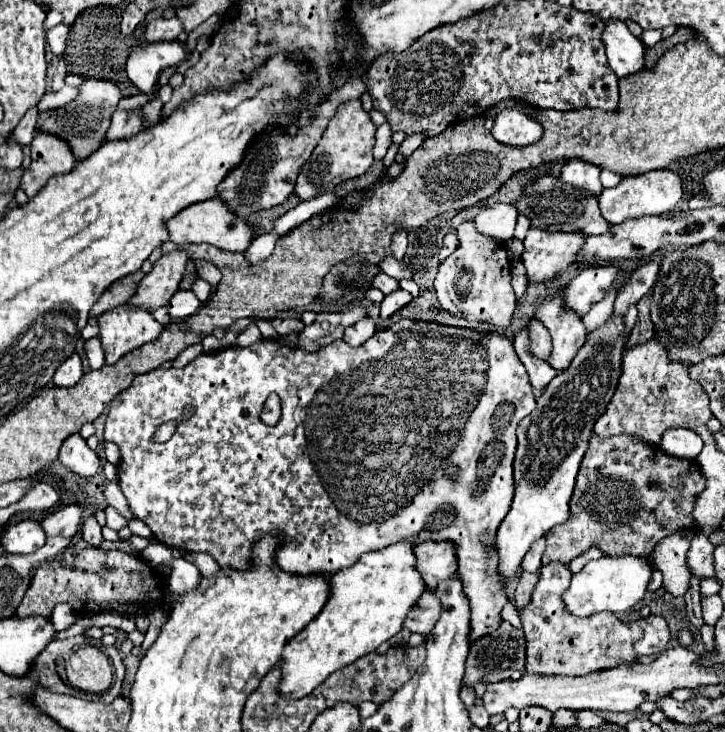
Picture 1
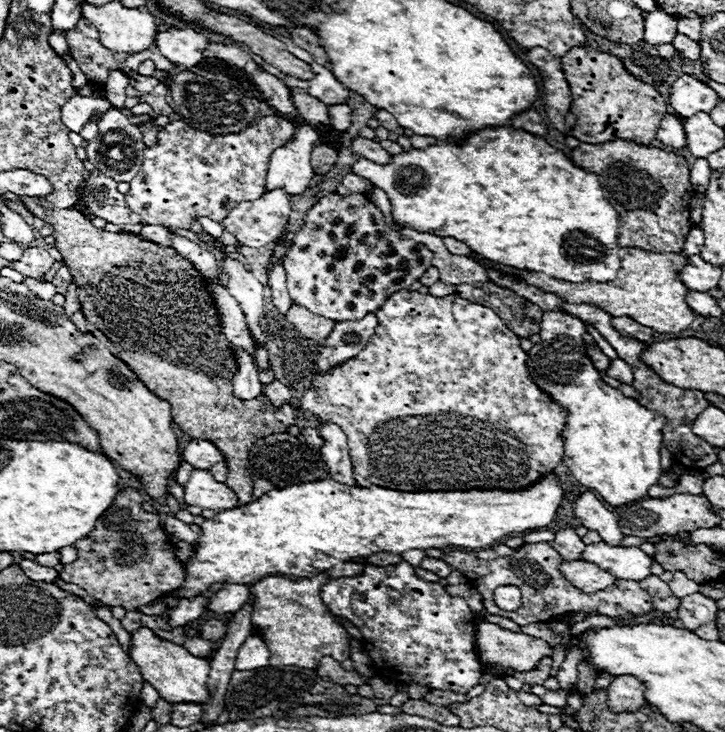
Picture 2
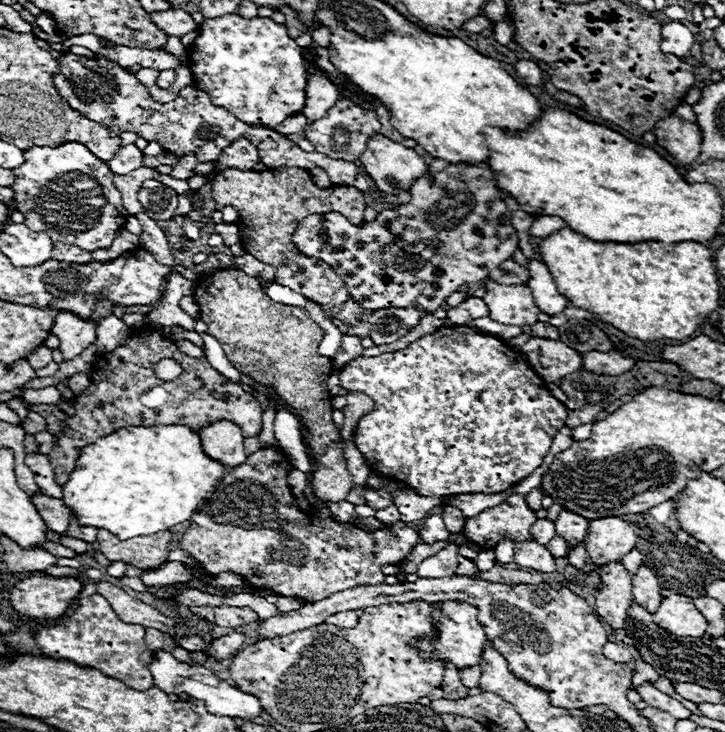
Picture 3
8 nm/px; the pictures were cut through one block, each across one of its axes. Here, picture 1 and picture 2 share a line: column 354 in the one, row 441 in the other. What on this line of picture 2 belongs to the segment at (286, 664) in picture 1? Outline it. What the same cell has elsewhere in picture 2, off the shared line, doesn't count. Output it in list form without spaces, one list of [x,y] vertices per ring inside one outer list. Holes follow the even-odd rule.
[[[544,312],[542,324],[540,324],[540,342],[532,346],[526,368],[528,376],[534,380],[534,384],[546,392],[554,402],[558,402],[562,408],[568,410],[568,418],[564,422],[564,428],[560,432],[564,440],[564,464],[568,466],[568,472],[590,490],[598,492],[604,502],[610,506],[622,506],[634,500],[642,500],[646,496],[648,488],[658,482],[662,476],[660,470],[660,448],[662,448],[662,426],[666,424],[666,418],[660,416],[654,410],[648,410],[640,406],[636,400],[624,396],[618,388],[608,386],[600,372],[594,368],[590,356],[586,354],[584,334],[586,326],[580,318],[574,318],[564,312]]]

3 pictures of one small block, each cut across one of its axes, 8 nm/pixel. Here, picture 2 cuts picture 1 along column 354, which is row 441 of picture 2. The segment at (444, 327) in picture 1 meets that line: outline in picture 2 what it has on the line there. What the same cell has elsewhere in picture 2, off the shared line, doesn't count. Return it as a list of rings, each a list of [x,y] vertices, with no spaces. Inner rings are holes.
[[[398,290],[394,296],[388,296],[388,300],[382,304],[382,308],[376,310],[378,326],[366,348],[350,358],[348,362],[330,368],[326,374],[316,374],[312,380],[312,388],[306,390],[302,396],[302,408],[316,416],[318,420],[324,420],[328,424],[336,424],[342,428],[342,432],[348,438],[348,450],[352,458],[352,468],[356,474],[356,482],[360,486],[382,486],[382,488],[394,488],[400,492],[438,492],[438,490],[522,490],[530,484],[534,484],[540,476],[538,474],[548,474],[552,472],[558,462],[564,456],[564,442],[560,438],[562,424],[568,416],[566,410],[562,410],[558,404],[554,404],[544,392],[538,390],[538,386],[528,378],[526,374],[526,352],[520,348],[520,338],[510,332],[502,320],[486,306],[472,304],[468,300],[462,300],[458,296],[444,296],[444,298],[434,298],[430,294],[420,294],[420,292],[408,292],[408,290]],[[436,414],[446,414],[446,416],[462,416],[462,418],[428,418]]]

